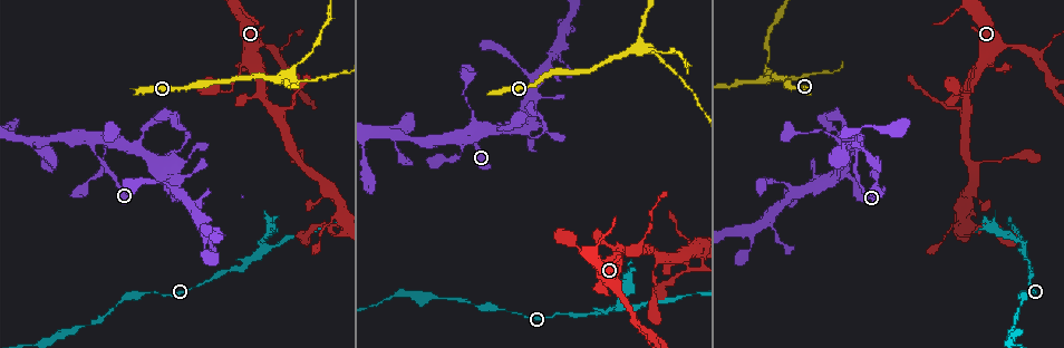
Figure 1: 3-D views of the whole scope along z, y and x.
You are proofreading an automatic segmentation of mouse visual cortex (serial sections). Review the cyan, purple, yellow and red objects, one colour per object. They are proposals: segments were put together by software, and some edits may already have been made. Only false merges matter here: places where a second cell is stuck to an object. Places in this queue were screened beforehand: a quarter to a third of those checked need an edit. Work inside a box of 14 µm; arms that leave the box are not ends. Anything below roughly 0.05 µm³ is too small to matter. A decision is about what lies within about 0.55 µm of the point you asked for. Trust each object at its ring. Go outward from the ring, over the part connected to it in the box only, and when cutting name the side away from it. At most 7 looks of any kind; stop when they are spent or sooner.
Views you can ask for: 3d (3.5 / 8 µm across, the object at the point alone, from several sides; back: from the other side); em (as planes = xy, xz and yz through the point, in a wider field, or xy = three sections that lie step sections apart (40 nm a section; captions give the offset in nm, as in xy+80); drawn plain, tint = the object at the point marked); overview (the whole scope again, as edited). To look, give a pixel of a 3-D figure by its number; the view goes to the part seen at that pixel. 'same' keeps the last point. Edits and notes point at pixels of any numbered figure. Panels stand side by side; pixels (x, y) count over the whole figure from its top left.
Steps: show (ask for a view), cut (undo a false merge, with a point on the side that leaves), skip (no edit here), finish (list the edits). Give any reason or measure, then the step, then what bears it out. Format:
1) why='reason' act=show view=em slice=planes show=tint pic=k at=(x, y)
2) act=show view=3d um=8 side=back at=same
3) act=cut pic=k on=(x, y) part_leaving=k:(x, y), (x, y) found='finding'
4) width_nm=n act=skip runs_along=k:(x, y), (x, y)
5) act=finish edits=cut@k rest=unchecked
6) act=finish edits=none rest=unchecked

why='three-way junction' act=show view=3d um=8 side=back pic=1 at=(1039, 56)

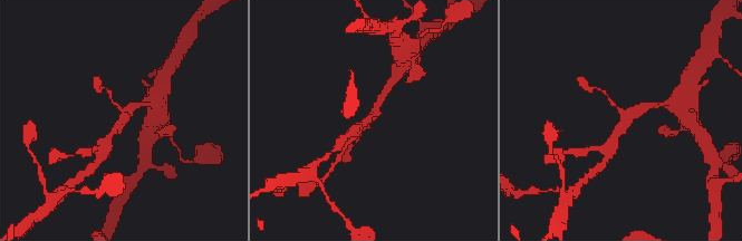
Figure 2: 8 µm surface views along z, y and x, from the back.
arms=3 arm_widths_nm=150,200,250 act=show view=em slice=xy step=2 show=tint pic=2 at=(122, 119)

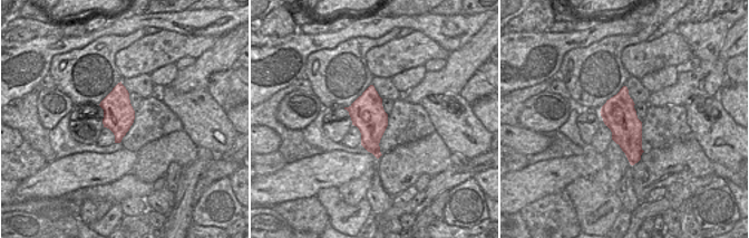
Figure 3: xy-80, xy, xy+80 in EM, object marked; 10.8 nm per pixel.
act=skip runs_along=2:(651, 106), (627, 116), (613, 142) found='all the same cell'

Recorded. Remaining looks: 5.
why='looks like a crossing' act=show view=3d um=3.5 pic=1 at=(90, 143)

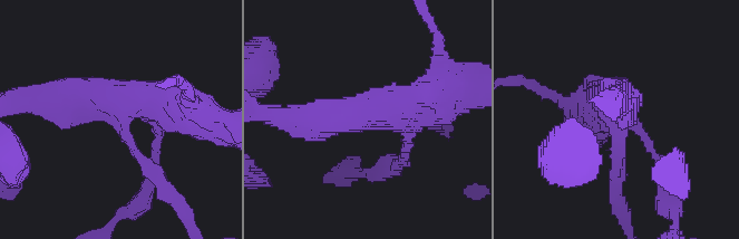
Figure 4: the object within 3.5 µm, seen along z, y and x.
arms=4 arm_widths_nm=150,250,400,450 why='need the tissue' act=show view=em slice=xy step=5 show=tint pic=4 at=(371, 112)

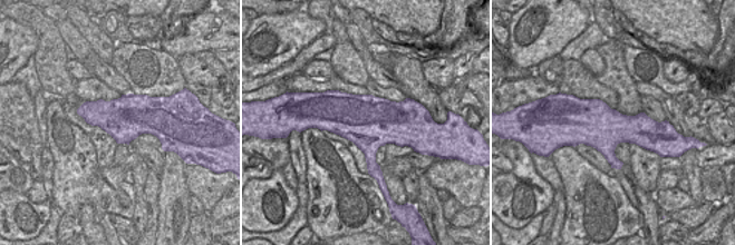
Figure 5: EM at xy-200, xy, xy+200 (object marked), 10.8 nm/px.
act=skip runs_along=4:(619, 173), (619, 114), (599, 114) found='one cell here'

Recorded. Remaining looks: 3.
act=show view=3d um=3.5 pic=1 at=(638, 50)

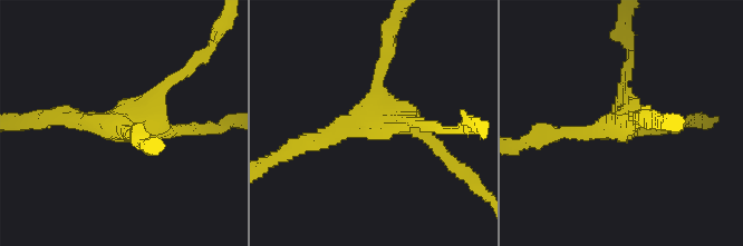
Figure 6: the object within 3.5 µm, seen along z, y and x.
arms=4 arm_widths_nm=150,200,250,250 act=show view=em slice=xy step=3 show=tint pic=6 at=(619, 124)

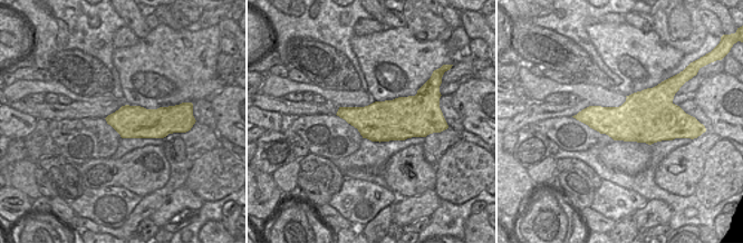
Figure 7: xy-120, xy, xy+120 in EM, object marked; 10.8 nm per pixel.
act=skip runs_along=6:(49, 117), (138, 124), (173, 80) found='one cell here'

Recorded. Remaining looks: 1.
act=finish edits=none rest=unchecked

